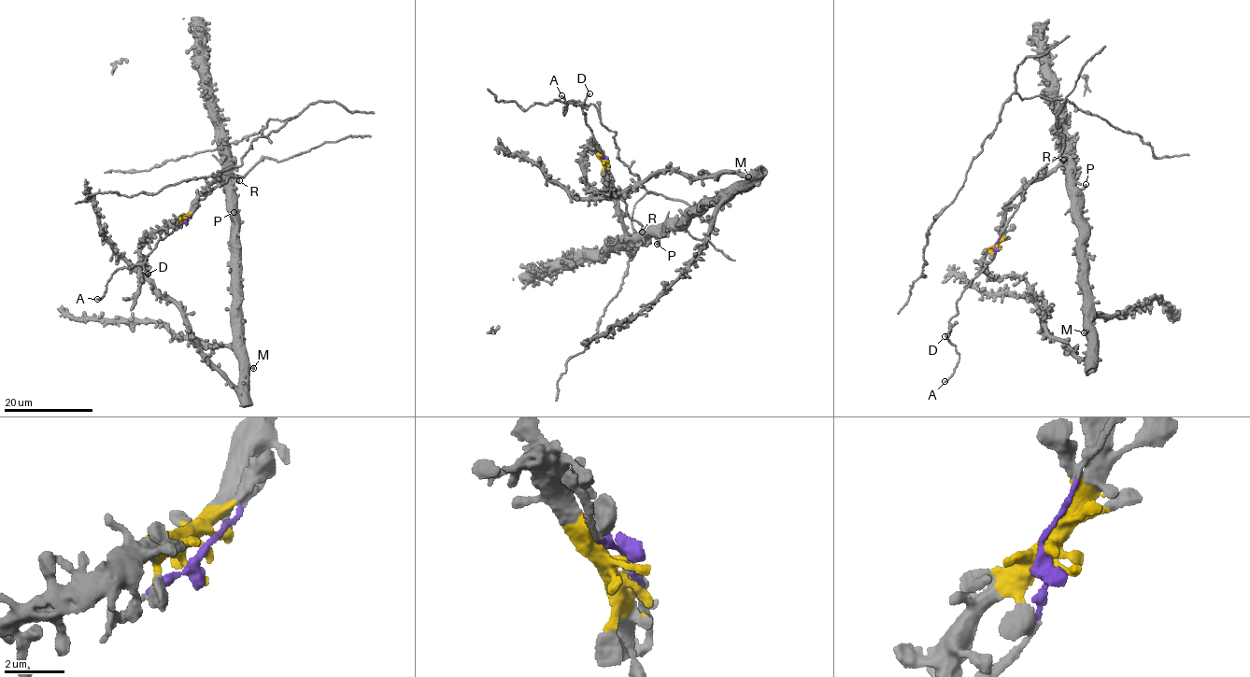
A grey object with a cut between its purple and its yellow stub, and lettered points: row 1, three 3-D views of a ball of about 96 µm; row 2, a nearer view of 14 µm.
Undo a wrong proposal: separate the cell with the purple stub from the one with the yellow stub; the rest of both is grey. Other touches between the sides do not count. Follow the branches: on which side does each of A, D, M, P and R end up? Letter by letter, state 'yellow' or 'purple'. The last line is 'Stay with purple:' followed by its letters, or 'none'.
A: purple
D: purple
M: yellow
P: yellow
R: yellow
Stay with purple: A, D

